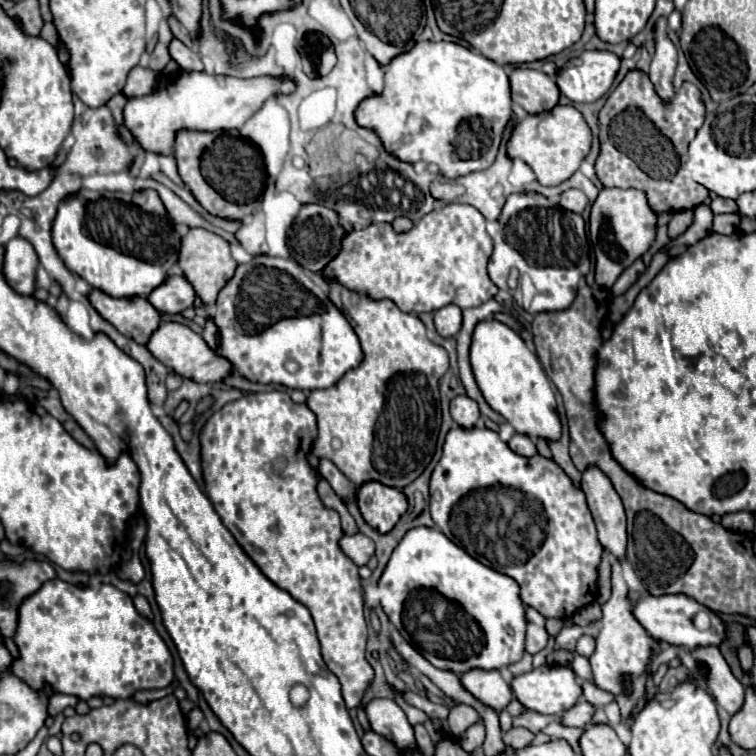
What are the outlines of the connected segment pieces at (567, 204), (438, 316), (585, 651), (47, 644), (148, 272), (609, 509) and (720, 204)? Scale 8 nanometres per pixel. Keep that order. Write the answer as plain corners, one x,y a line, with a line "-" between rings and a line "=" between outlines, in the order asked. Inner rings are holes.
568,189
560,197
560,205
572,213
582,213
586,203
588,203
588,199
584,197
584,193
580,189
=
446,305
434,313
436,331
442,337
454,337
462,325
462,309
458,305
=
590,636
581,637
576,644
575,650
580,655
591,656
595,650
595,639
=
62,579
44,583
20,605
20,619
14,641
20,649
20,659
14,661
12,673
24,679
32,689
40,691
44,683
50,683
58,693
74,695
86,701
94,695
130,699
136,691
162,689
174,679
170,649
154,629
152,621
134,611
132,597
122,593
114,585
80,589
=
80,189
68,195
56,211
52,223
52,243
64,261
64,265
86,279
92,287
112,297
148,297
152,289
160,287
168,279
170,267
178,263
180,235
174,231
174,223
168,217
158,193
136,191
136,193
110,193
110,191
88,191
=
588,465
588,469
582,473
582,489
596,523
600,543
618,559
624,559
628,541
626,515
616,489
612,487
610,479
596,469
596,465
=
716,197
716,199
710,203
710,207
712,207
714,213
738,213
738,209
736,209
736,201
734,201
734,199

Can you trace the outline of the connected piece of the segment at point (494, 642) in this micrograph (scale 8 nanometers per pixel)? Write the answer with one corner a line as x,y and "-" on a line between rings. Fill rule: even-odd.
436,527
410,529
394,549
380,579
382,609
400,635
434,667
458,675
470,669
502,669
522,659
526,607
518,591
520,587
512,577
482,565
-
430,585
434,585
432,591
462,607
466,615
434,615
434,609
428,607
432,597
424,595
-
404,601
406,621
402,621

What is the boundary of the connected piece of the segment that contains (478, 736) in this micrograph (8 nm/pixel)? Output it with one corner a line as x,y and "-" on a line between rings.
476,723
476,725
468,727
462,735
456,735
456,741
460,741
460,747
464,751
472,751
472,749
476,749
476,747
480,747
484,743
484,735
486,735
484,725

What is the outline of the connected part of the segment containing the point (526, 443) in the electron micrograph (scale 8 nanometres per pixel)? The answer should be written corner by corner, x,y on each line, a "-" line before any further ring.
516,433
516,435
508,441
508,447
510,447
512,451
516,451
518,455
524,455
524,457
536,455
536,445
534,445
534,441
532,441
528,435

